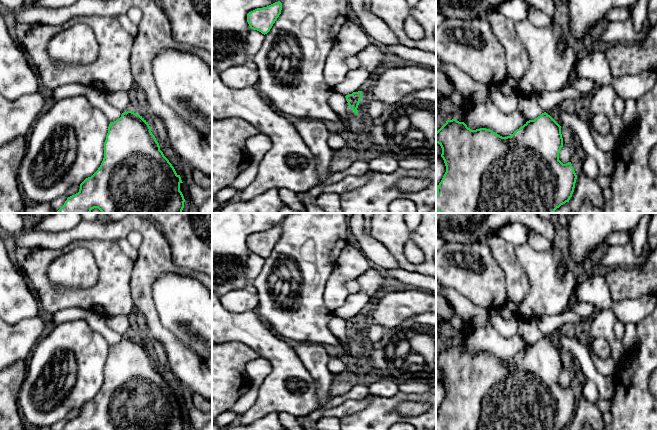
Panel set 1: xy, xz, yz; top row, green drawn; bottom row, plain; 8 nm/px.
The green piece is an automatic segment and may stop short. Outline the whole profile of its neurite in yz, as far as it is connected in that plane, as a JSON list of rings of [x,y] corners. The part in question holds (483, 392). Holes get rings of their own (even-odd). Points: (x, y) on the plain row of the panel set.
[[[546,336],[534,344],[527,345],[517,353],[512,359],[502,361],[490,353],[480,352],[471,354],[464,346],[456,343],[447,344],[446,347],[436,356],[436,367],[442,372],[441,381],[446,390],[446,396],[437,409],[436,430],[561,430],[569,426],[574,416],[577,399],[571,386],[563,388],[559,384],[559,377],[563,371],[561,350]]]

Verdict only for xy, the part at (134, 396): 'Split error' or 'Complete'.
Complete

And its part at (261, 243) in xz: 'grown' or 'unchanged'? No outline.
unchanged

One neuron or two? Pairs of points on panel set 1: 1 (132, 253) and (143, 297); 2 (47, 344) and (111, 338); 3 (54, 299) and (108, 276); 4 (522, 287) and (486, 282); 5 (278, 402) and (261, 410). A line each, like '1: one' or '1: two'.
1: two
2: two
3: one
4: two
5: one

